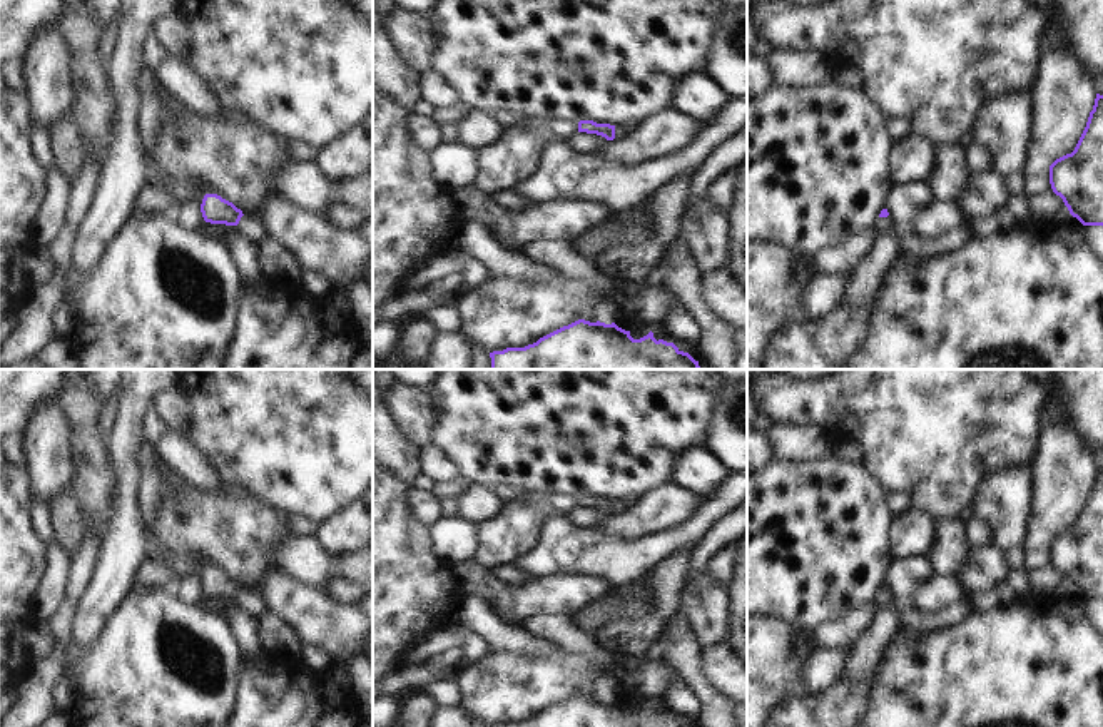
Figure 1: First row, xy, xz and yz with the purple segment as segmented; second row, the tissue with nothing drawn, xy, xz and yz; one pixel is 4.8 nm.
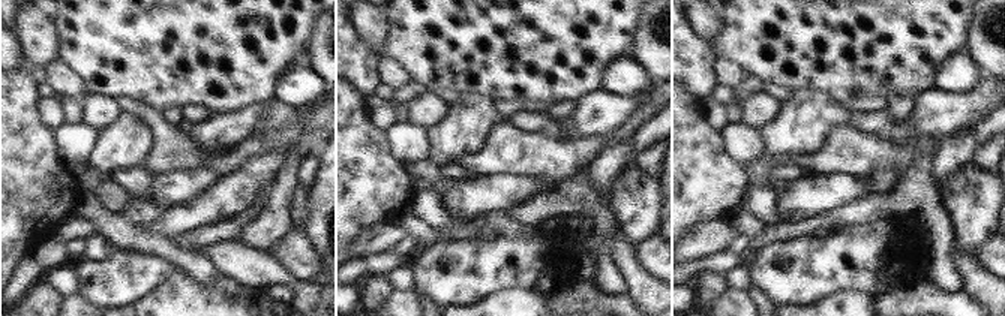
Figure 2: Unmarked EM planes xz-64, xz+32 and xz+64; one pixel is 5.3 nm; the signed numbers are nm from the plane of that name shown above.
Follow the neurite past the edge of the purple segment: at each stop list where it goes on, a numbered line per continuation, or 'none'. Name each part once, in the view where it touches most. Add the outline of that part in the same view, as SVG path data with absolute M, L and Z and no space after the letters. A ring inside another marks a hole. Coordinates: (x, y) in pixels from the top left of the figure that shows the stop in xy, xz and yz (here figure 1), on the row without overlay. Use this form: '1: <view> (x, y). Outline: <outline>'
1: xy (254, 602). Outline: M242 590L237 602L244 607L244 610L259 620L269 610L269 603L266 597L259 590Z

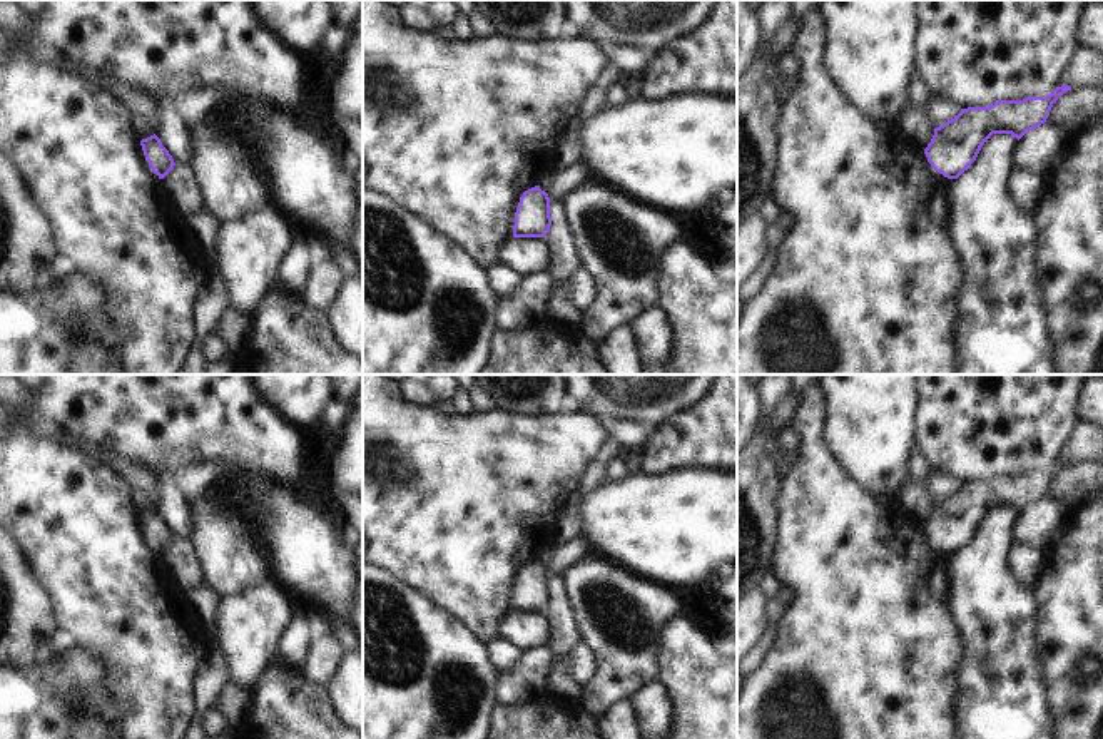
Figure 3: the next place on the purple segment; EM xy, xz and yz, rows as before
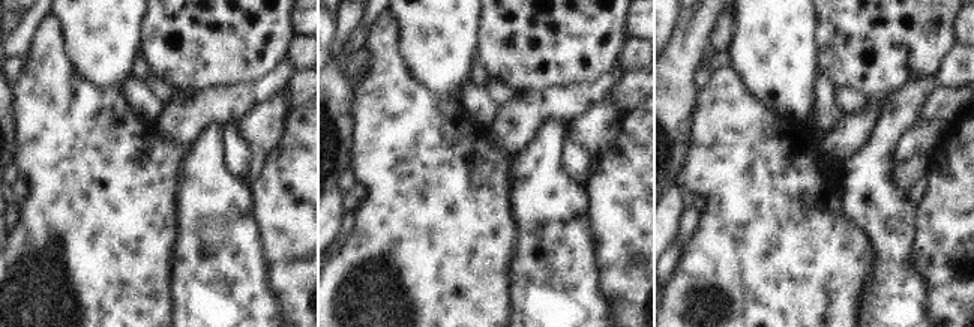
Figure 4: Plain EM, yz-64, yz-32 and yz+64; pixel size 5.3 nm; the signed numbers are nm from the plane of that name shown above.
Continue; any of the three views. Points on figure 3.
none.

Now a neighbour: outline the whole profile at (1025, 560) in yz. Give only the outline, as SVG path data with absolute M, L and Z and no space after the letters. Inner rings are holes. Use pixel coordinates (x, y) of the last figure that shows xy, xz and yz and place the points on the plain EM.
M1013 535L1011 547L1008 550L1008 568L1019 582L1034 589L1046 558L1048 555L1028 540L1021 540Z

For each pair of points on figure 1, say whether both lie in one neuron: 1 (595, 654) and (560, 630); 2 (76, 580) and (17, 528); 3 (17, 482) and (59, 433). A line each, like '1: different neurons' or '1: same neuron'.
1: same neuron
2: different neurons
3: different neurons

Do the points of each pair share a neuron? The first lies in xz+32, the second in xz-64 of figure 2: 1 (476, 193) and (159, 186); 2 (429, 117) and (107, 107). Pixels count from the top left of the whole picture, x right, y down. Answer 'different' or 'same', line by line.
1: same
2: same

